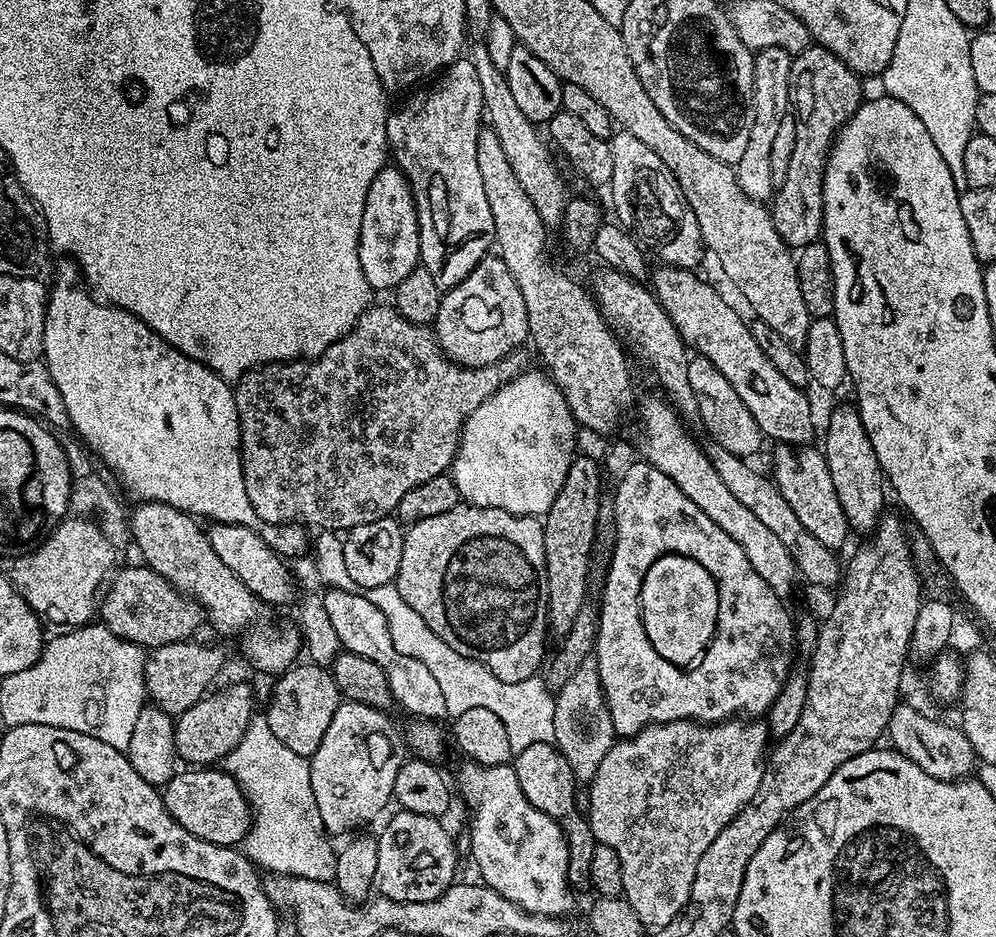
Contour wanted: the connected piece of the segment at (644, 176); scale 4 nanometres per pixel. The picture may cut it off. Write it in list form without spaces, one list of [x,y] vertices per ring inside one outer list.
[[[623,130],[611,137],[610,154],[614,158],[610,189],[616,207],[615,219],[625,229],[636,227],[635,235],[641,241],[649,240],[660,256],[696,256],[702,252],[698,218],[694,218],[694,210],[685,202],[674,174],[666,170],[666,162],[650,146],[638,142],[634,134]]]

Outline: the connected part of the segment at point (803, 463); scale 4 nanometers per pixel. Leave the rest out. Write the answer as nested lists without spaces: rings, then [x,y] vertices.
[[[777,443],[773,447],[776,449],[772,452],[770,476],[775,480],[782,498],[790,502],[790,510],[794,510],[798,522],[802,522],[802,526],[806,526],[806,530],[822,542],[822,546],[840,550],[850,537],[848,519],[846,514],[842,514],[842,502],[838,502],[838,493],[834,490],[824,453],[819,447],[812,447]]]

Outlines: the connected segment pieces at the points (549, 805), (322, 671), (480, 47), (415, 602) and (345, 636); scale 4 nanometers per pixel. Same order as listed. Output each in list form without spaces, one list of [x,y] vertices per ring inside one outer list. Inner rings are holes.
[[[539,741],[529,744],[526,749],[515,753],[512,760],[515,777],[522,789],[522,794],[535,809],[549,814],[563,830],[568,844],[567,878],[569,887],[577,893],[591,891],[590,858],[594,854],[596,836],[585,813],[576,804],[576,787],[578,781],[566,756],[552,742]]]
[[[311,662],[299,663],[281,673],[270,698],[270,709],[265,709],[267,725],[271,733],[304,759],[309,759],[318,750],[334,713],[342,703],[340,691],[331,671],[325,666],[318,666]]]
[[[484,42],[473,43],[467,49],[466,56],[467,59],[474,62],[474,70],[478,70],[478,82],[482,85],[483,115],[494,130],[494,134],[498,134],[498,142],[502,142],[502,150],[506,154],[506,159],[510,161],[514,175],[518,178],[518,182],[522,182],[522,190],[526,190],[526,194],[530,196],[530,202],[534,204],[538,214],[544,219],[545,225],[559,225],[566,203],[564,180],[560,177],[555,162],[552,161],[553,153],[550,151],[545,137],[541,133],[541,137],[536,133],[539,132],[537,125],[528,120],[526,114],[522,114],[521,108],[515,104],[514,94],[510,94],[508,79],[491,62],[486,44]]]
[[[461,502],[454,510],[446,510],[446,514],[438,514],[435,518],[422,518],[417,524],[407,525],[402,546],[402,566],[398,566],[398,574],[394,581],[398,594],[406,598],[408,603],[426,626],[451,646],[471,660],[477,660],[482,666],[489,668],[502,682],[517,684],[526,678],[537,675],[545,663],[544,647],[547,646],[550,627],[548,617],[548,587],[546,586],[546,550],[544,549],[544,525],[534,516],[515,516],[506,510],[480,508],[478,505]]]
[[[355,591],[345,593],[348,606],[328,604],[326,611],[345,651],[368,658],[382,666],[387,676],[391,699],[396,701],[417,719],[439,721],[448,716],[446,698],[435,680],[434,674],[418,658],[410,658],[398,653],[395,633],[389,625],[387,611],[376,601],[370,600],[365,593]]]

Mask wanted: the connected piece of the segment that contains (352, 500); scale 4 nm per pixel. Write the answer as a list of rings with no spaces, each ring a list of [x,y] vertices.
[[[384,304],[377,306],[370,306],[358,318],[358,322],[353,326],[346,335],[338,342],[334,342],[329,348],[320,356],[305,358],[302,360],[289,360],[283,364],[261,364],[259,368],[251,368],[249,372],[245,372],[239,380],[235,381],[234,391],[236,394],[236,409],[238,410],[238,422],[240,423],[240,461],[242,462],[242,470],[244,471],[244,481],[246,482],[246,498],[250,498],[250,506],[254,506],[256,511],[257,521],[272,524],[271,526],[287,526],[286,524],[313,524],[316,530],[347,530],[354,526],[366,526],[366,522],[378,522],[382,518],[392,516],[393,513],[399,509],[402,498],[410,490],[414,490],[414,486],[422,486],[422,482],[430,482],[430,478],[438,478],[445,475],[451,469],[452,461],[456,456],[456,451],[459,449],[460,434],[463,430],[464,420],[470,414],[481,406],[482,402],[486,402],[492,394],[494,394],[503,384],[508,380],[512,380],[519,375],[522,371],[520,365],[519,355],[513,354],[504,357],[503,360],[498,361],[496,364],[487,364],[481,368],[463,368],[461,364],[456,364],[454,361],[449,360],[447,354],[440,348],[440,343],[436,341],[435,331],[431,327],[415,324],[406,318],[402,318],[402,314],[396,309],[395,306],[388,308]]]

